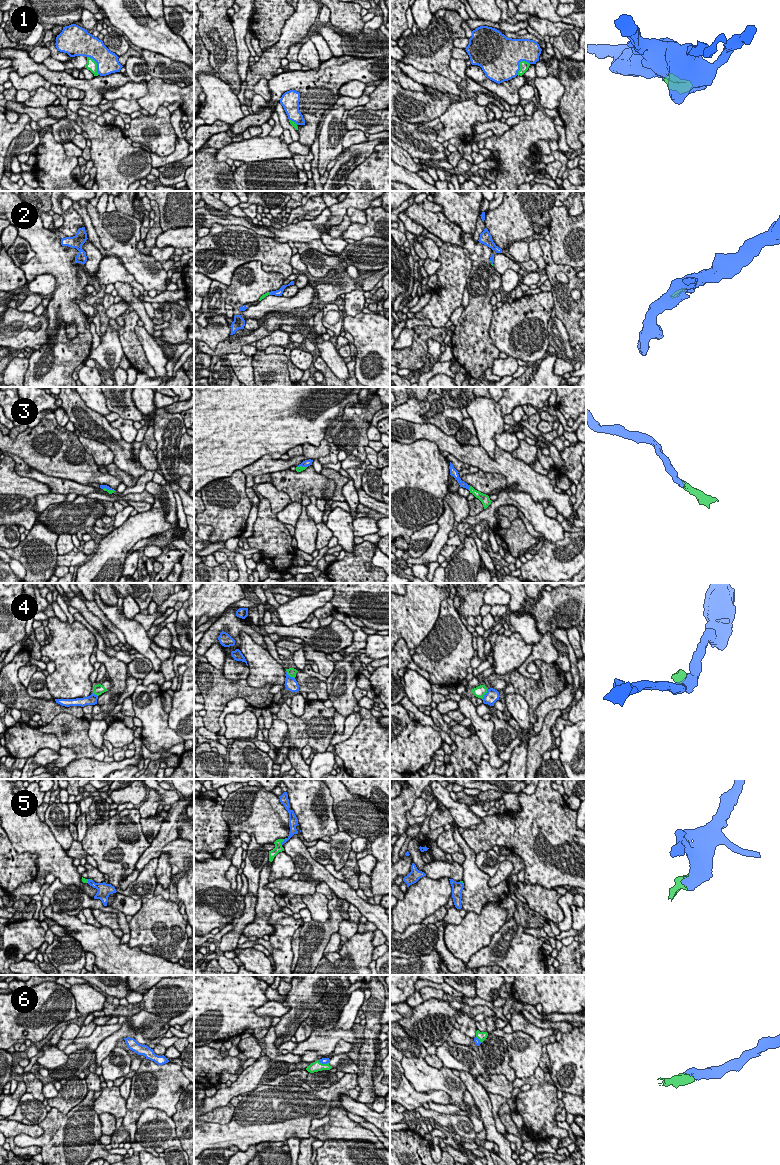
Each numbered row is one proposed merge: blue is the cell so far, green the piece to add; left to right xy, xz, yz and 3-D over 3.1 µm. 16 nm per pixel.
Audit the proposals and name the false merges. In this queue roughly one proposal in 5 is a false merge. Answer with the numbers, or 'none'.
1, 4

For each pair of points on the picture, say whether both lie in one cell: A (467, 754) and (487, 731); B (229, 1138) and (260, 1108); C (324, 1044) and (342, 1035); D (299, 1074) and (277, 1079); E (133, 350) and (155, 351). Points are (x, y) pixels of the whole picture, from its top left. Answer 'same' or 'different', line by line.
A: different
B: same
C: same
D: same
E: different

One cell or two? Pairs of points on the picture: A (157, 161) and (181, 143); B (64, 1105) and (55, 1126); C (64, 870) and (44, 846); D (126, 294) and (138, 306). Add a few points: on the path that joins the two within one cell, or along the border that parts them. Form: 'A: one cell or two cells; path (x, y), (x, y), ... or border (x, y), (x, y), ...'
A: one cell; path (164, 160), (171, 158), (179, 150)
B: two cells; border (81, 1100), (66, 1113), (51, 1108)
C: one cell; path (58, 864), (50, 856), (49, 852)
D: one cell; path (129, 297), (135, 303)

